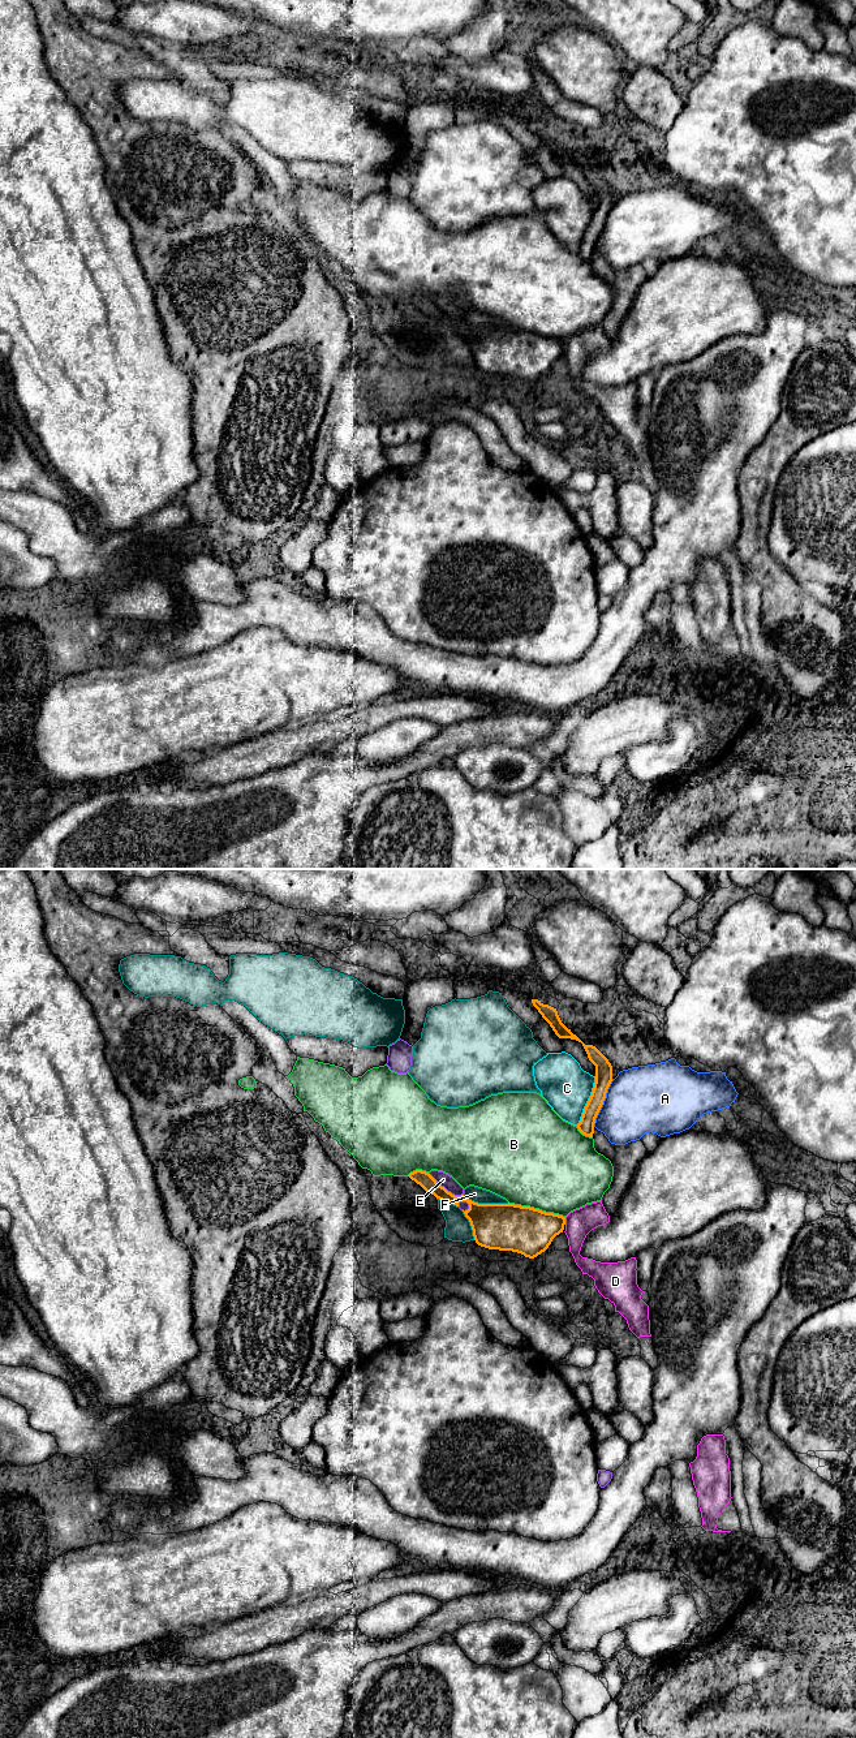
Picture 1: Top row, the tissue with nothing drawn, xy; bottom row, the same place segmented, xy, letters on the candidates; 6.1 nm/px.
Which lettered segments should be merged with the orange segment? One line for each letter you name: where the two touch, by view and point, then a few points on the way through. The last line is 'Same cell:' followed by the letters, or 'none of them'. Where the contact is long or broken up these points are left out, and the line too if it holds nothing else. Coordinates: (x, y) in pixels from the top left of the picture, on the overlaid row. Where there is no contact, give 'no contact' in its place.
Same cell: none of them

